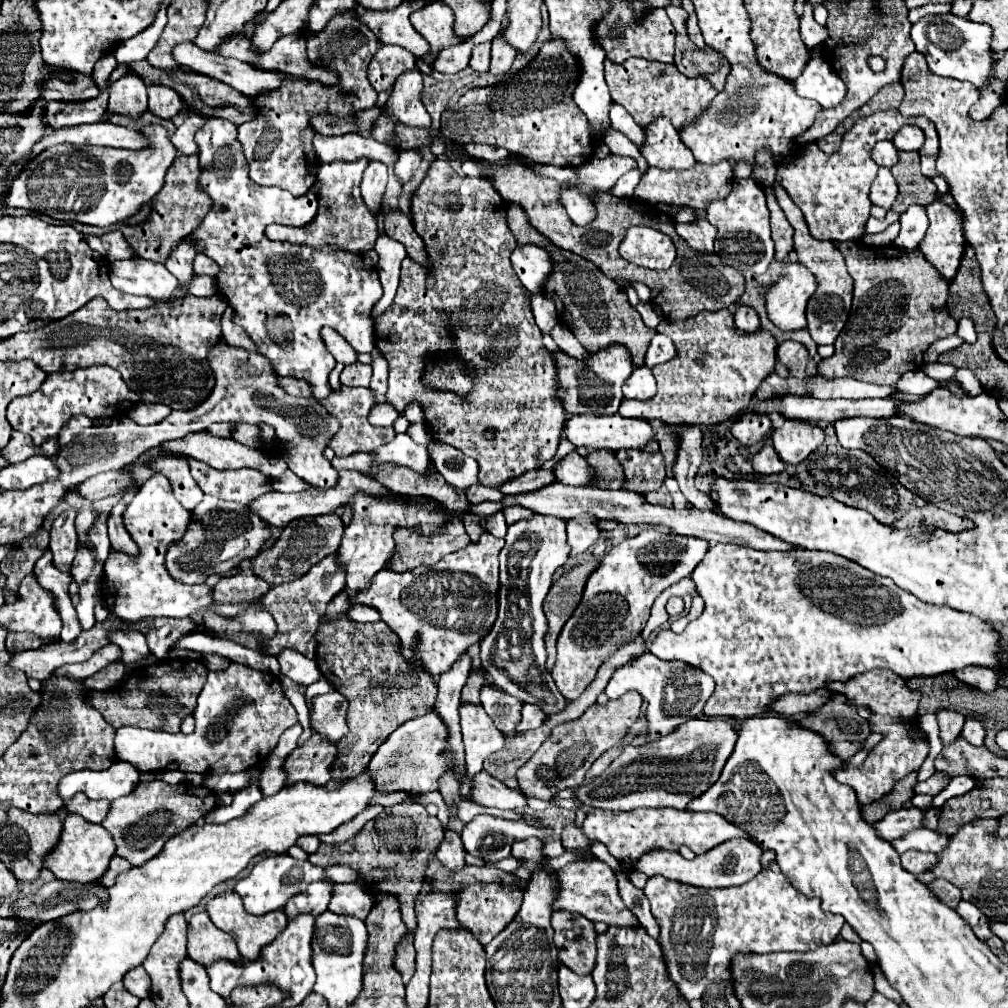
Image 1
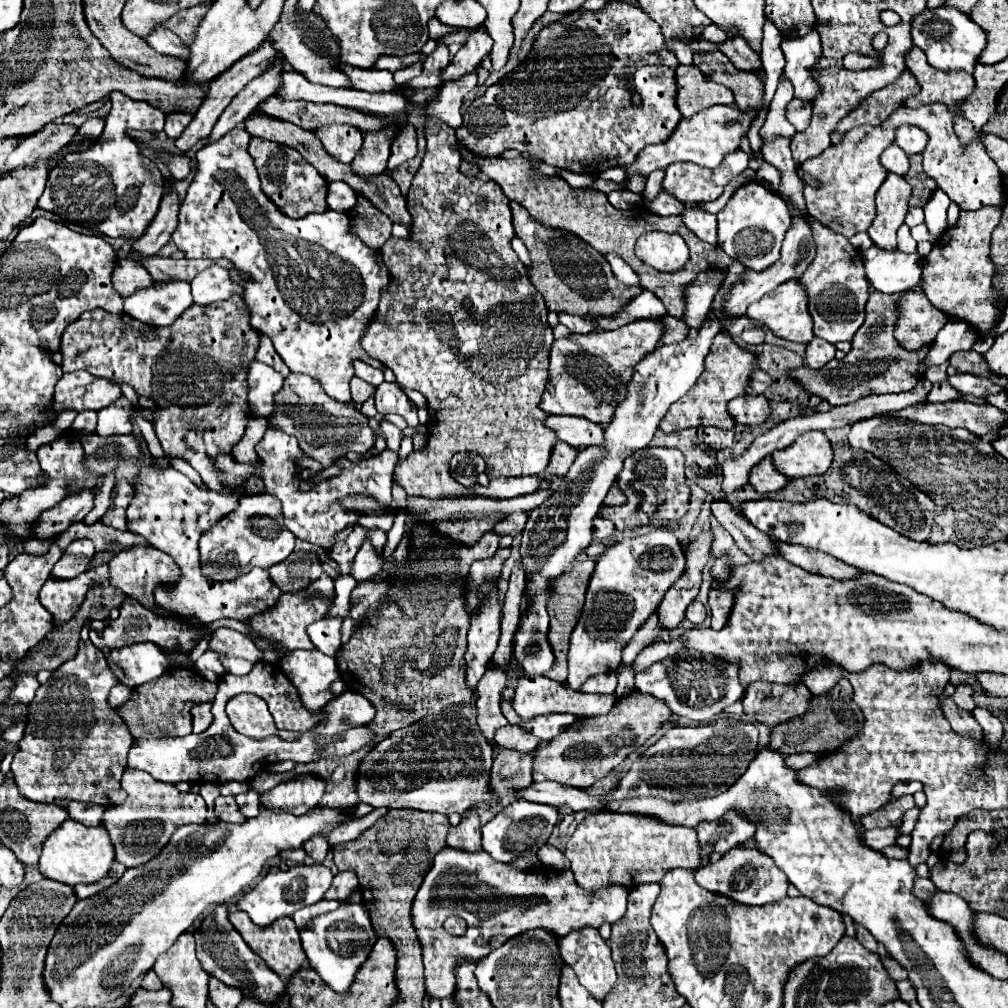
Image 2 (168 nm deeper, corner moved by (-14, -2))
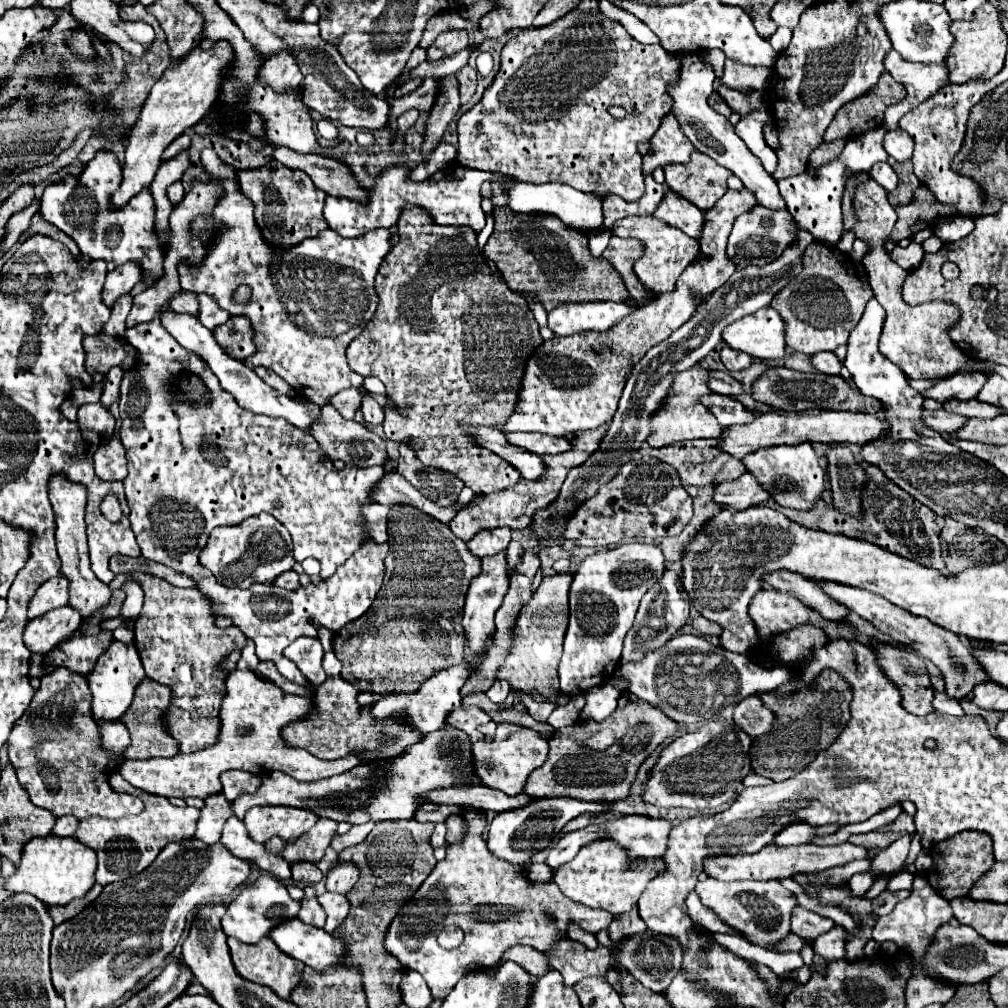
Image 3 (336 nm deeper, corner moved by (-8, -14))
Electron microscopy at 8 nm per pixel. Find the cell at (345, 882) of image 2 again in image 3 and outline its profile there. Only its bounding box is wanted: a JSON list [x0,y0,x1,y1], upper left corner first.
[326,860,360,894]

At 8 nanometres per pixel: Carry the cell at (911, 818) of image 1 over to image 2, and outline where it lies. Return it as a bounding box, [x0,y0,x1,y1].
[862,828,900,850]

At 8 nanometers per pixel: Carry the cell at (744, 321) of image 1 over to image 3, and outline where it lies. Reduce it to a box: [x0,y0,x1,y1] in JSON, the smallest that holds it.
[720,348,750,370]

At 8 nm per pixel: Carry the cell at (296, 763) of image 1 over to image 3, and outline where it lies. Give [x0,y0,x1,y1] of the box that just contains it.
[244,808,318,844]

